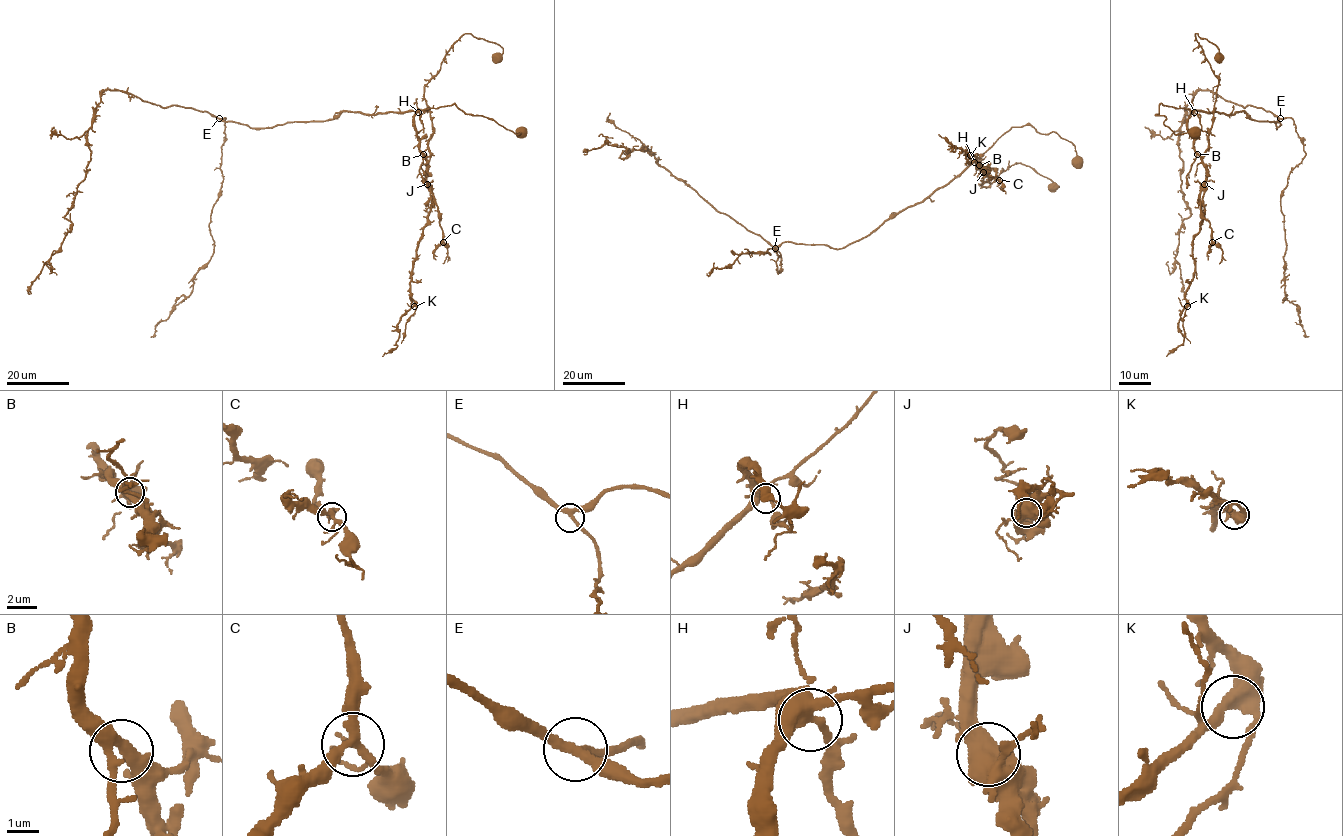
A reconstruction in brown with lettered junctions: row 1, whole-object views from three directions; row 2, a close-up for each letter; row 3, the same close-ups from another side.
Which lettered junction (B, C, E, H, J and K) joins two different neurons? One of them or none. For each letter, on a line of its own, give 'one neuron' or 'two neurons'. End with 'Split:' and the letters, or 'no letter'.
B: one neuron
C: one neuron
E: one neuron
H: one neuron
J: two neurons
K: one neuron
Split: J

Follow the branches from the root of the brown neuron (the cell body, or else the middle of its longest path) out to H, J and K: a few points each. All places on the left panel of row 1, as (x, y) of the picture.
H: (522, 131), (515, 134), (491, 119), (466, 114), (454, 103), (418, 112)
J: (522, 131), (515, 134), (491, 119), (466, 114), (454, 103), (417, 111), (414, 130), (426, 160), (427, 184)
K: (522, 131), (515, 134), (454, 103), (416, 112), (414, 130), (426, 160), (432, 206), (412, 273), (414, 306)

